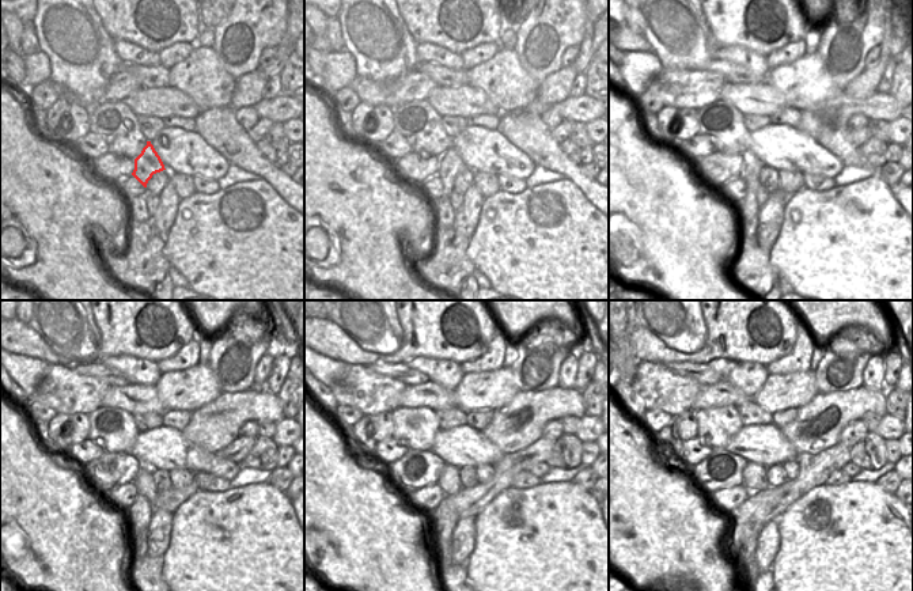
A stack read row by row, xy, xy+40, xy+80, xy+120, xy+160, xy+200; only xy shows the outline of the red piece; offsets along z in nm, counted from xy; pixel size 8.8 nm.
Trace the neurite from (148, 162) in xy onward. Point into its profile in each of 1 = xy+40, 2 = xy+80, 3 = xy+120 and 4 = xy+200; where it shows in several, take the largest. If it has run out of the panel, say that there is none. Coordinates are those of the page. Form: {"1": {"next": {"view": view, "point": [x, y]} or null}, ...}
{"1": {"next": {"view": "xy+40", "point": [450, 165]}}, "2": {"next": {"view": "xy+80", "point": [747, 207]}}, "3": {"next": {"view": "xy+120", "point": [140, 512]}}, "4": {"next": {"view": "xy+200", "point": [746, 571]}}}

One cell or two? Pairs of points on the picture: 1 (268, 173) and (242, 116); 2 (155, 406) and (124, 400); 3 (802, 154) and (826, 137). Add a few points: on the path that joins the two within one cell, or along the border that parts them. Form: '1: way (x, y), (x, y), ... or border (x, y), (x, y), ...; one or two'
1: border (233, 110), (237, 121), (247, 132); two
2: way (147, 404), (132, 402); one
3: border (813, 139), (843, 163); two

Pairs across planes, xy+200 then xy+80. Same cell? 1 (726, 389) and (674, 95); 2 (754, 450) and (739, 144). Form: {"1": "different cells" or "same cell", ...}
{"1": "different cells", "2": "different cells"}

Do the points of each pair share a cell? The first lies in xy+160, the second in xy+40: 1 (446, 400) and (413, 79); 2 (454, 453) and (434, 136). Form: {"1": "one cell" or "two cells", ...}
{"1": "two cells", "2": "two cells"}

